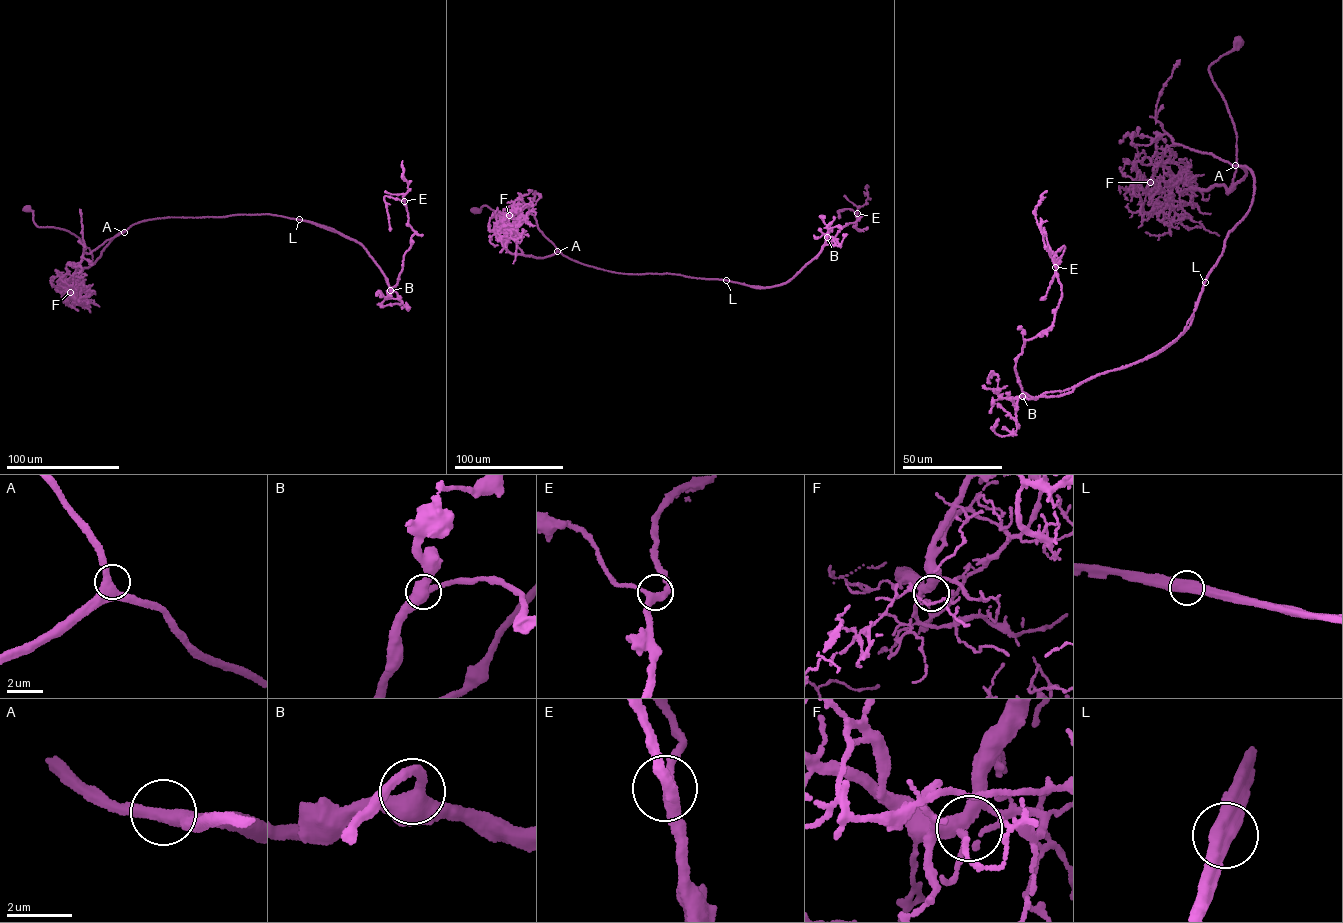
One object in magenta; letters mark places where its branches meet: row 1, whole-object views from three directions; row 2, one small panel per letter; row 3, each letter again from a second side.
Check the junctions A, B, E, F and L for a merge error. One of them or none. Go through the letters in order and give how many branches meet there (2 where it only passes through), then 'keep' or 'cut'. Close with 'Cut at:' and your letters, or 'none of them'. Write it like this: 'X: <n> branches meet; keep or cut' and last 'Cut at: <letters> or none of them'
A: 3 branches meet; keep
B: 3 branches meet; keep
E: 3 branches meet; keep
F: 3 branches meet; keep
L: 2 branches meet; cut
Cut at: L

